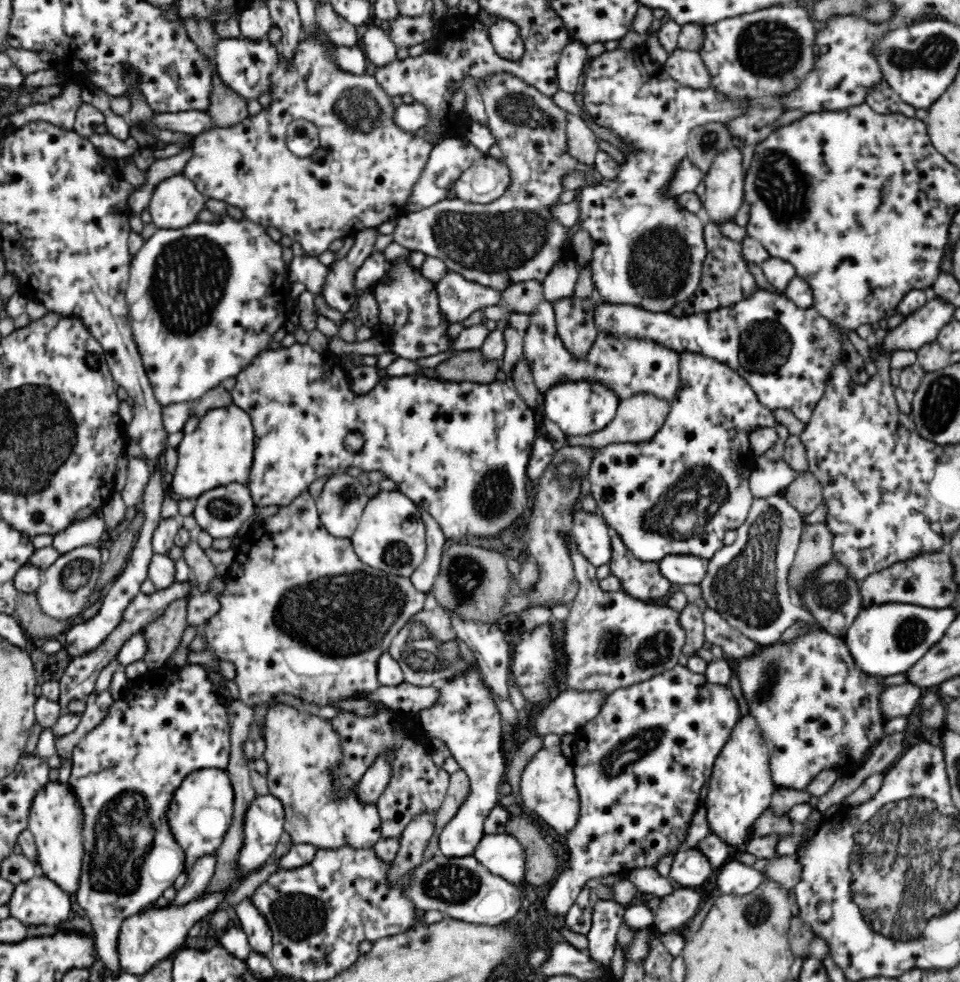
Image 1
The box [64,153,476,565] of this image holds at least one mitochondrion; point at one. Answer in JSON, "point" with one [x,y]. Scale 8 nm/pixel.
{"point":[188,279]}

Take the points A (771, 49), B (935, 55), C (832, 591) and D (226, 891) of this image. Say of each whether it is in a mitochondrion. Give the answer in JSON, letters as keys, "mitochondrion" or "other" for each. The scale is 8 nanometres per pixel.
{"A":"mitochondrion","B":"mitochondrion","C":"mitochondrion","D":"other"}

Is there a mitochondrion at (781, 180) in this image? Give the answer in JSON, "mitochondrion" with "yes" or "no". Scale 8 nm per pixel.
{"mitochondrion":"yes"}

